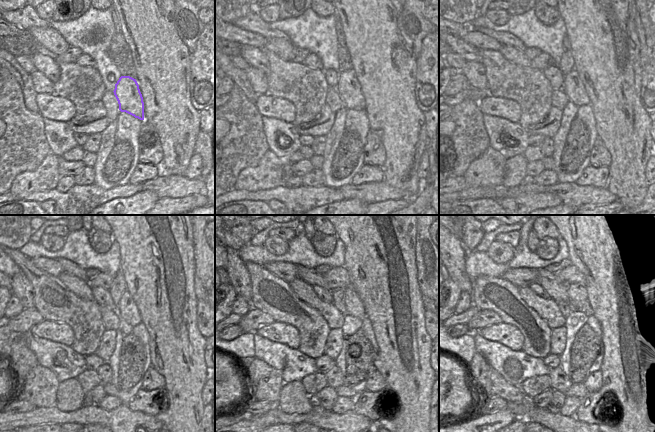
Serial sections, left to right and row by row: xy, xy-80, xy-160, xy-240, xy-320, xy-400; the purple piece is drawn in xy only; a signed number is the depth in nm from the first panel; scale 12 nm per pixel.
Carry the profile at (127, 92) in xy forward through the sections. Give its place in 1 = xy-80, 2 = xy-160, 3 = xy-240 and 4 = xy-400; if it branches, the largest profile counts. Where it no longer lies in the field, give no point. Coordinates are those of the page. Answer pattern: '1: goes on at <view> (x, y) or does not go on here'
1: goes on at xy-80 (348, 87)
2: goes on at xy-160 (573, 87)
3: goes on at xy-240 (126, 308)
4: goes on at xy-400 (577, 293)

